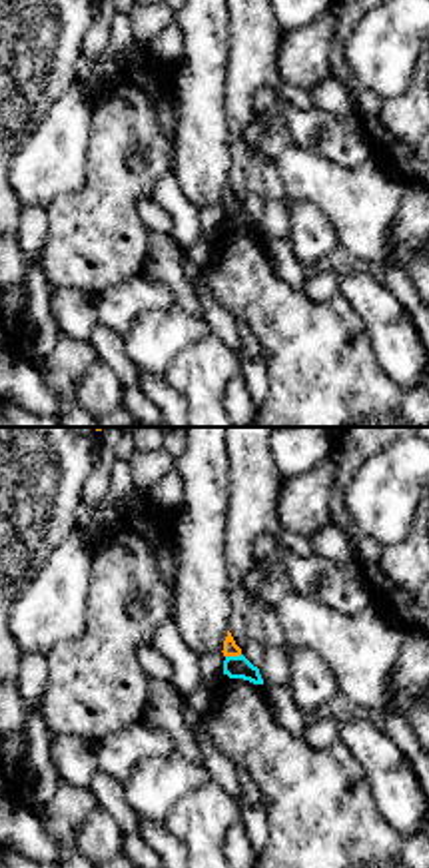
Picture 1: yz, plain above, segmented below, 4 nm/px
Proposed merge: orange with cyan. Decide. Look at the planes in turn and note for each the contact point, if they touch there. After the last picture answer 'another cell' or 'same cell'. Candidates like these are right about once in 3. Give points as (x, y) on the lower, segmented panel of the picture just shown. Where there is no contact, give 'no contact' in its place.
meets orange at (232, 655)

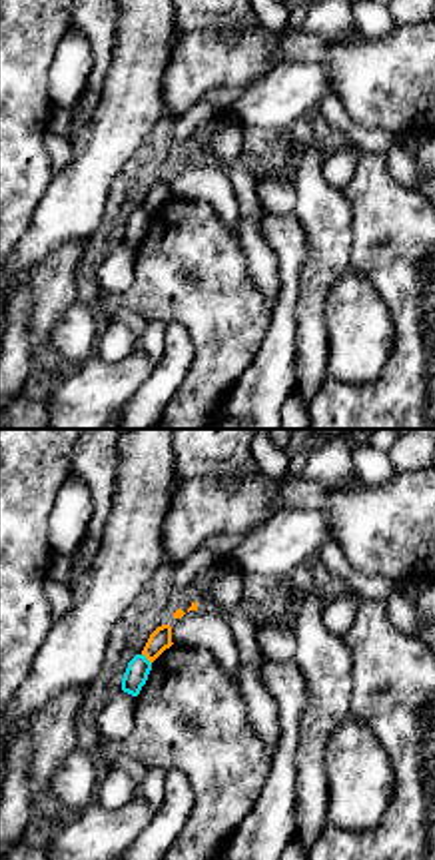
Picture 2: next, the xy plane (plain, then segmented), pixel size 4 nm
meets orange at (146, 657)

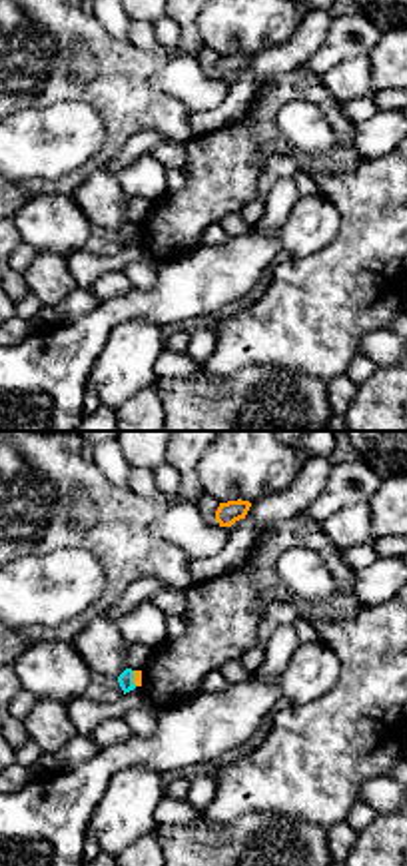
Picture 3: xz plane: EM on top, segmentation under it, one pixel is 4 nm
meets orange at (134, 679)

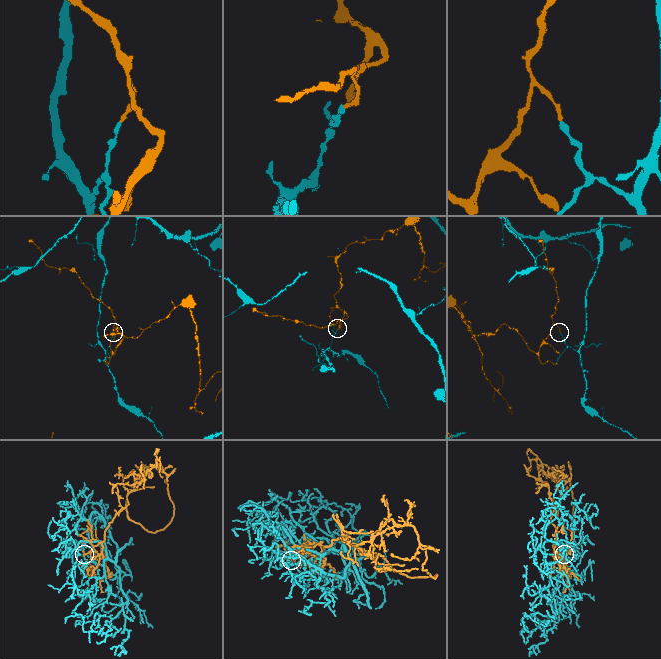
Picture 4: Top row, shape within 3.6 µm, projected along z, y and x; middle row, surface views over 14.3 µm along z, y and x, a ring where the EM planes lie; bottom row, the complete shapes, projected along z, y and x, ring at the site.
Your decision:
another cell

